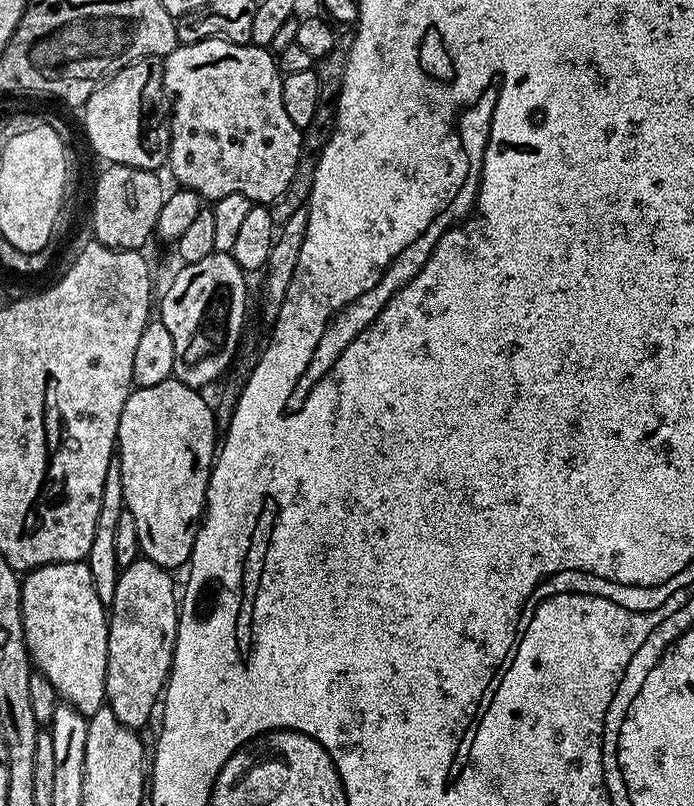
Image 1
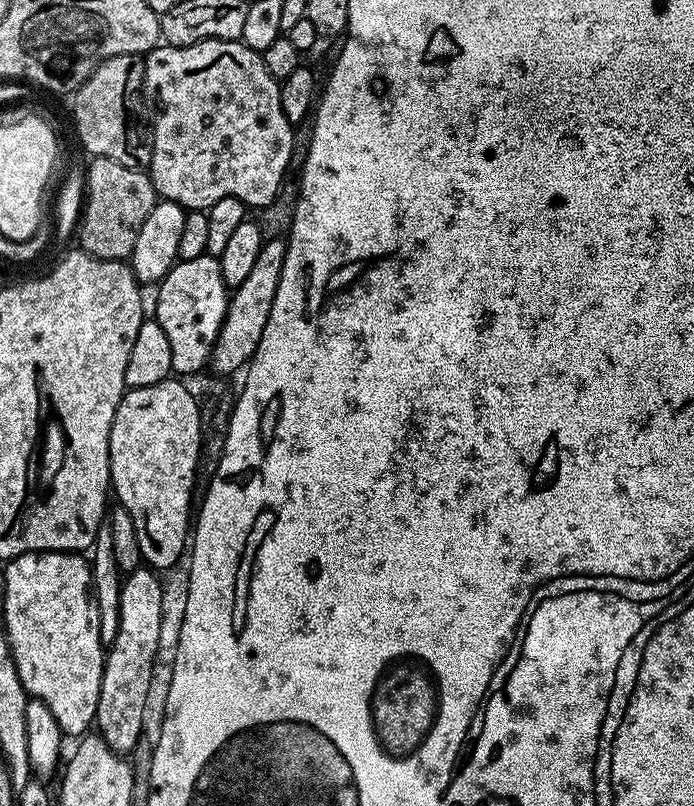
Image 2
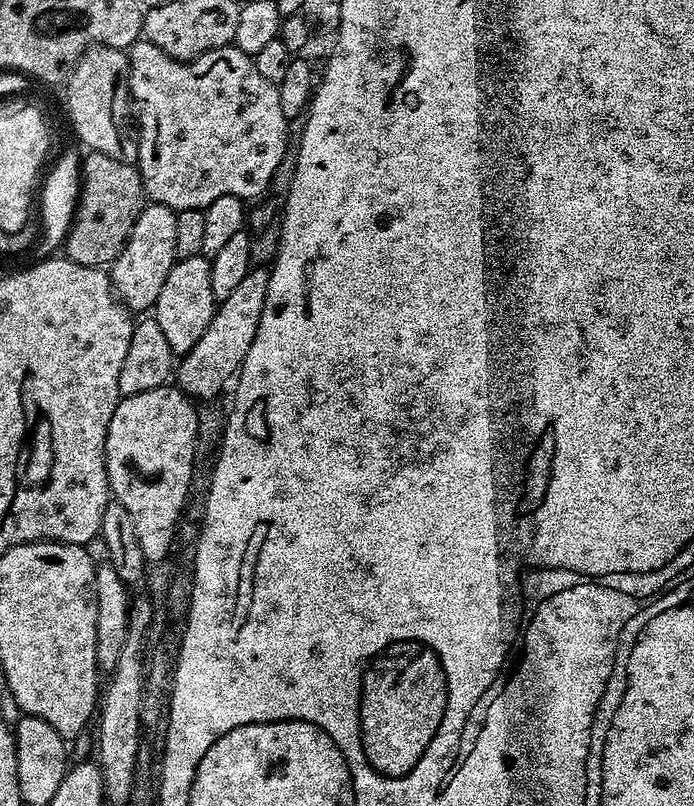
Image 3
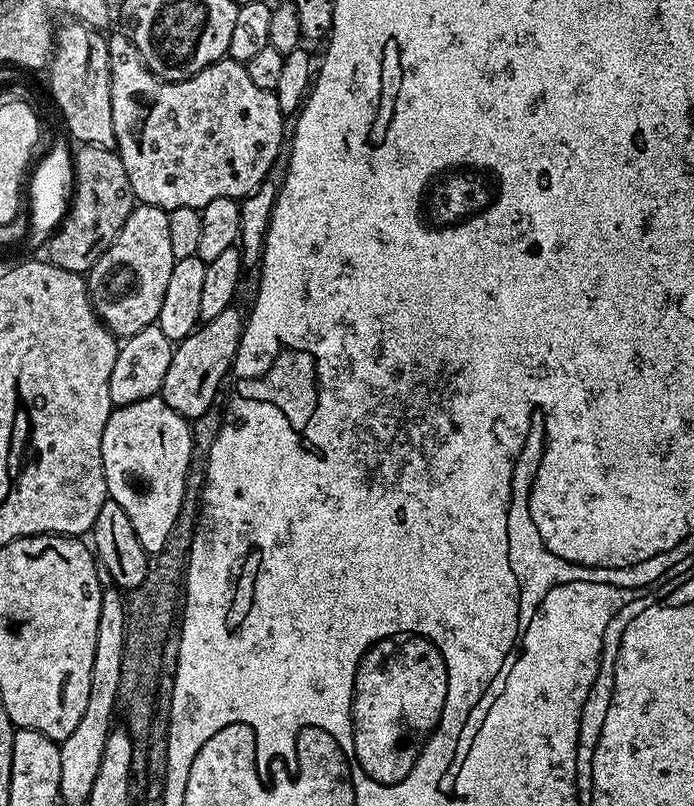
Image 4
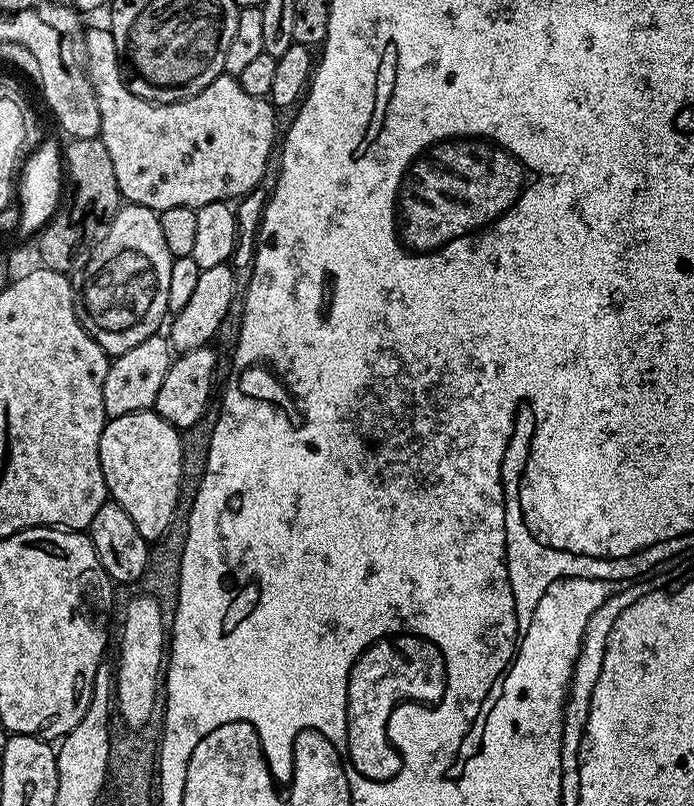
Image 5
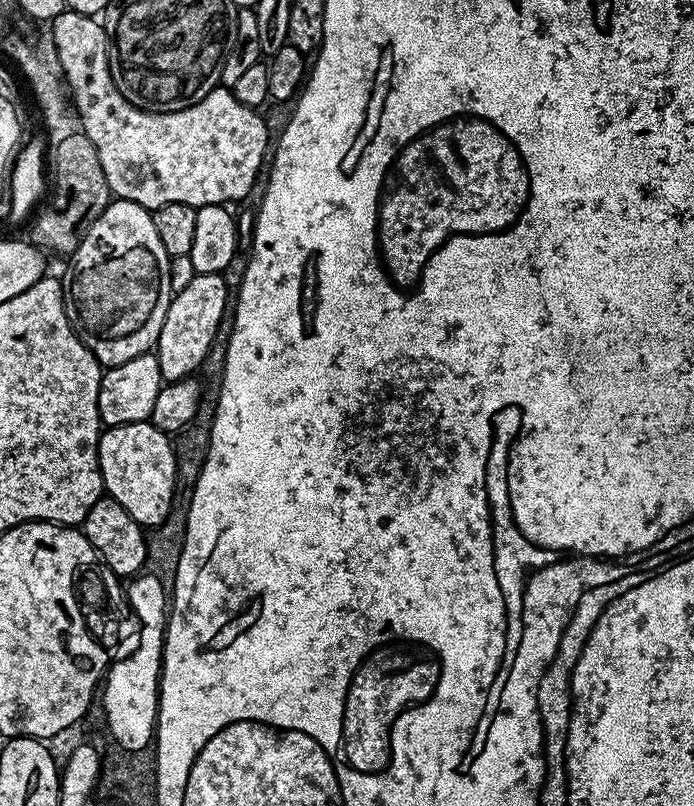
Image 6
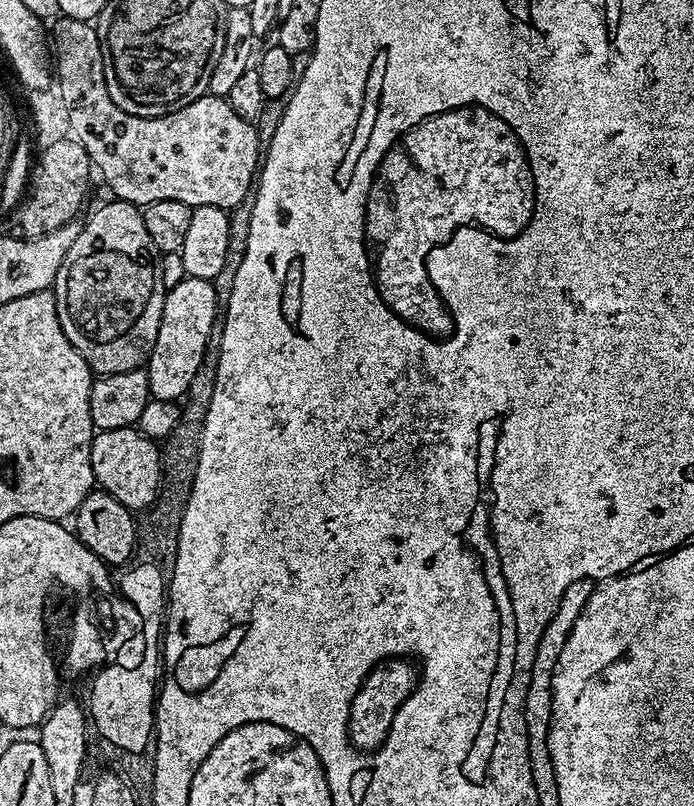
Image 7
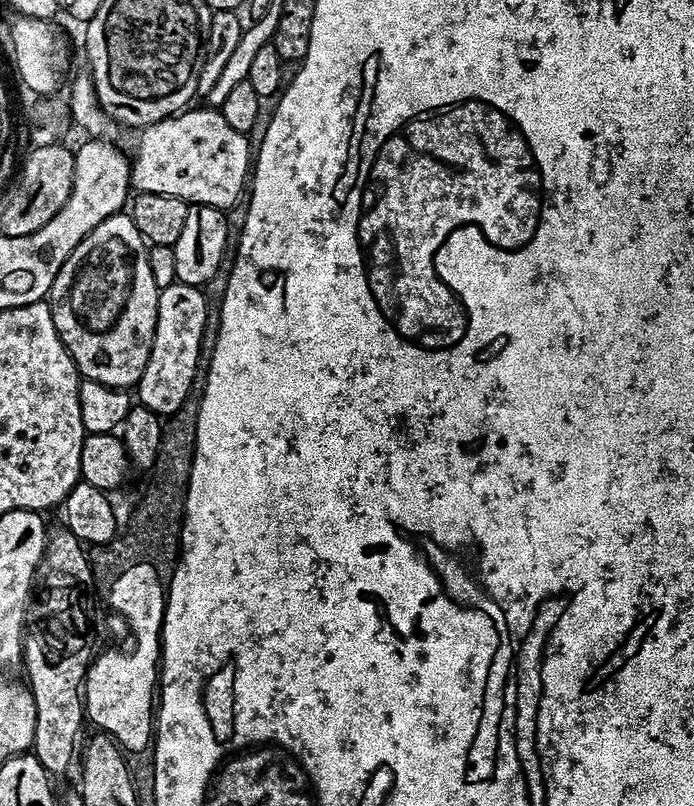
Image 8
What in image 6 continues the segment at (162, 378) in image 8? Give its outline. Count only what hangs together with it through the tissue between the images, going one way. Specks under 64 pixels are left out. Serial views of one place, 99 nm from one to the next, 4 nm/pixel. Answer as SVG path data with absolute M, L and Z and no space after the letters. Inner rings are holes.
M219 272L199 273L186 290L173 295L154 349L165 382L187 380L199 373L206 350L210 350L210 342L214 342L214 330L218 330L218 322L222 322L222 314L229 308L230 289Z

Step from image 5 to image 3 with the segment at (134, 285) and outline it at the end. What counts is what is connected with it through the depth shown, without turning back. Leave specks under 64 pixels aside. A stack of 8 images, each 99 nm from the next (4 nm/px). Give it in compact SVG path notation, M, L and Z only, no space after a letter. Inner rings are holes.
M145 203L119 258L110 265L112 291L116 293L120 303L133 313L140 314L143 308L151 309L155 305L162 290L162 282L166 282L166 274L170 274L172 265L177 261L174 250L175 221L176 212L165 204Z

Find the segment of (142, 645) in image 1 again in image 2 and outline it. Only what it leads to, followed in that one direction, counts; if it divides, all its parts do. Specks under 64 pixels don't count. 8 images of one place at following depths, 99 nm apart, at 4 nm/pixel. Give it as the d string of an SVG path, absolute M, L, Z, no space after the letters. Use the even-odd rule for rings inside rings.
M141 566L123 577L120 585L120 613L118 614L118 634L112 644L107 645L104 657L102 686L98 694L98 710L94 721L98 734L110 746L110 750L130 754L142 733L142 714L145 713L146 696L150 691L151 671L154 669L158 651L158 636L162 619L161 577L151 567Z

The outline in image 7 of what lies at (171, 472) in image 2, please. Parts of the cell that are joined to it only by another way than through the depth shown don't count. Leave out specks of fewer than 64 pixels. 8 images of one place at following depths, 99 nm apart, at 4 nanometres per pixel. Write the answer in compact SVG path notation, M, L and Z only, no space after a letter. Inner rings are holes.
M135 427L97 431L92 437L90 462L96 484L109 492L115 500L130 510L147 510L152 507L160 492L160 448L153 437L144 435Z

